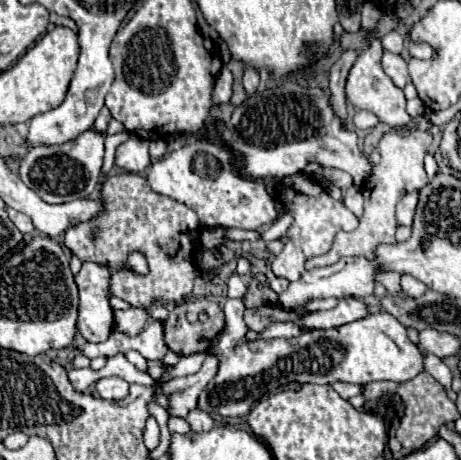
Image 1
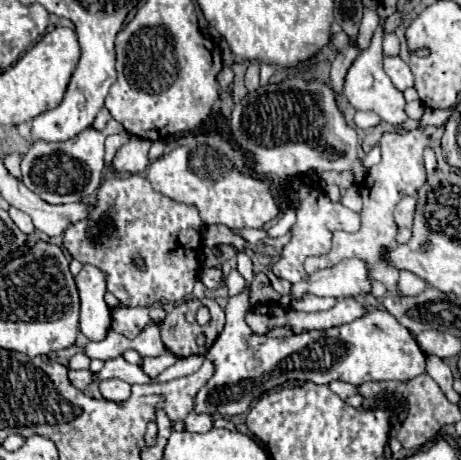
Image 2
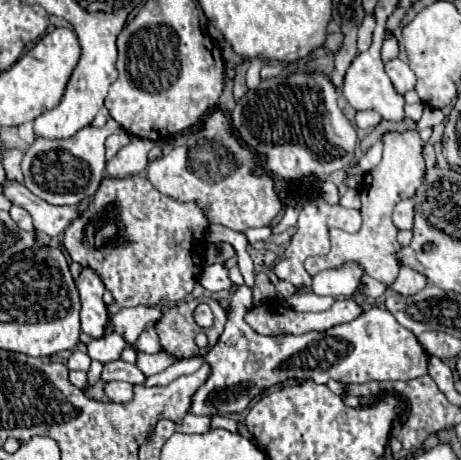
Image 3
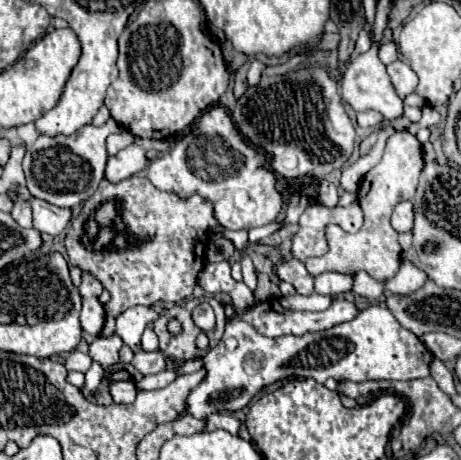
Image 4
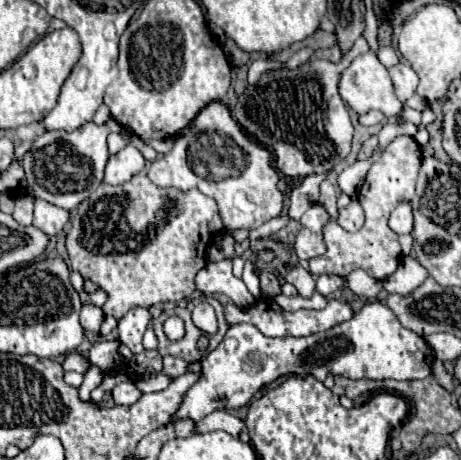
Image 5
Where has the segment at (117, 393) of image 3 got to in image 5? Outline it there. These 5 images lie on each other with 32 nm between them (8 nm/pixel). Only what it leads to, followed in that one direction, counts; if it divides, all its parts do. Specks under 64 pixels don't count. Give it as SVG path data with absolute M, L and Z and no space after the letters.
M120 382L112 388L112 398L114 398L116 404L130 406L140 398L140 390L136 388L134 382Z

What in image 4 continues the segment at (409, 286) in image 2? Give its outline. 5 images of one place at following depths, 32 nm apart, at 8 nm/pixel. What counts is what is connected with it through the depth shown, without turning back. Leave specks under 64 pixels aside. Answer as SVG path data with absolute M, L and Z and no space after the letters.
M402 262L400 270L398 270L398 276L388 280L386 290L406 296L406 294L412 294L418 288L422 288L426 280L428 280L428 276L424 276L424 272L420 272L416 266L412 266L408 262Z

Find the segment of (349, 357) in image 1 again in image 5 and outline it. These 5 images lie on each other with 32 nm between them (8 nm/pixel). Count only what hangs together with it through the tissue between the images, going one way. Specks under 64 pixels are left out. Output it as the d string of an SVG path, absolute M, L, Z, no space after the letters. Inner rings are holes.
M232 260L208 262L195 276L194 281L196 289L205 296L226 294L238 308L248 308L256 302L246 284L232 274ZM368 302L352 320L302 338L268 338L260 334L256 326L232 324L218 348L202 358L204 376L186 392L176 420L192 418L198 422L214 410L242 408L262 386L280 376L314 376L320 382L324 382L328 374L352 380L420 380L430 376L432 362L432 348L418 334L404 328L394 312L380 302Z

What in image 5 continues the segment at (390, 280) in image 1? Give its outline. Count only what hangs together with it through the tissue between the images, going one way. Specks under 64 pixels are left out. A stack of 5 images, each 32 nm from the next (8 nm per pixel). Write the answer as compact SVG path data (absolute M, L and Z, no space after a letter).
M396 136L384 150L382 158L368 170L366 180L358 192L360 206L364 208L364 214L366 214L364 226L358 232L346 232L339 224L332 222L332 230L330 228L324 230L328 252L324 256L308 260L310 272L312 274L332 272L332 274L346 276L352 270L362 268L376 280L386 280L388 276L392 276L400 266L402 252L398 244L398 234L390 230L388 218L392 214L392 208L396 208L396 204L410 200L410 196L414 196L420 166L422 166L420 144L412 136Z

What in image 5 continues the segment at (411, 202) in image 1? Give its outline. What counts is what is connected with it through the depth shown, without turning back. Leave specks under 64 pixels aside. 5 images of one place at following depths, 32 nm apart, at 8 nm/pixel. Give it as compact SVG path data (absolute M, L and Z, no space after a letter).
M400 202L390 216L390 228L396 234L410 234L412 232L412 206L410 202Z

